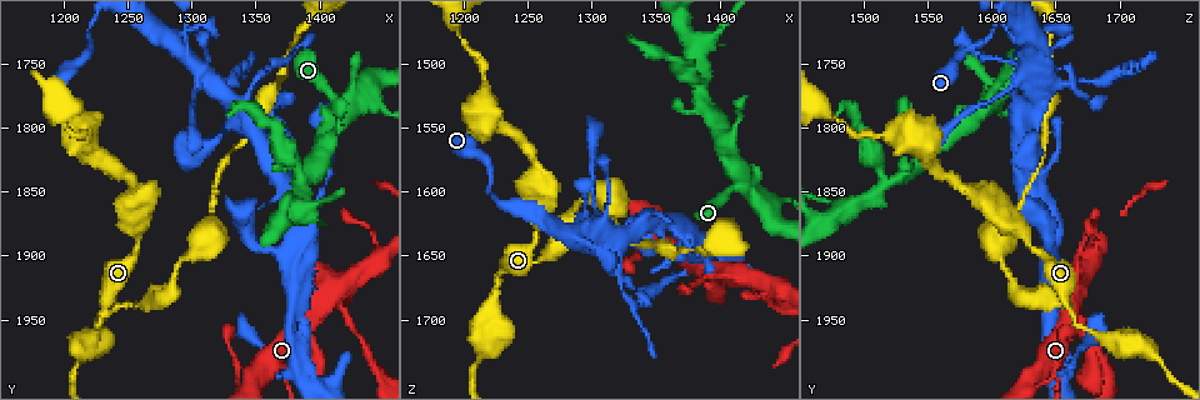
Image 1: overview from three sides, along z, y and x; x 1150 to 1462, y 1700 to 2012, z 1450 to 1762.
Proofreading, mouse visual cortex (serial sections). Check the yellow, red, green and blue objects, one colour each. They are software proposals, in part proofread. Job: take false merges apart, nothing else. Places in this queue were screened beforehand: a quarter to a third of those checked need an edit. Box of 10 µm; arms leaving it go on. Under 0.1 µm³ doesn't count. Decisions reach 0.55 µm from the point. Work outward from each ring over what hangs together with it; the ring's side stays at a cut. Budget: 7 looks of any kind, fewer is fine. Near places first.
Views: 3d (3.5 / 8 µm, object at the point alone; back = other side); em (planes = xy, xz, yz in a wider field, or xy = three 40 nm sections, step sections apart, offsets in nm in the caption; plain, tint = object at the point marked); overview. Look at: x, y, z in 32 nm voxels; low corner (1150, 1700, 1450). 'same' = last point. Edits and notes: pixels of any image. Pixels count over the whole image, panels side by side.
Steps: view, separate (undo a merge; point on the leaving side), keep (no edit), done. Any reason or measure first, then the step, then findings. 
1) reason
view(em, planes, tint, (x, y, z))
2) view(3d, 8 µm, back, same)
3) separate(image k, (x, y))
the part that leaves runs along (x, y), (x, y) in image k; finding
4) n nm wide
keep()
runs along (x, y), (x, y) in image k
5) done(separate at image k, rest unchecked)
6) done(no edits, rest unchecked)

calibre changes
view(3d, 3.5 µm, back, (1216, 1806, 1512))

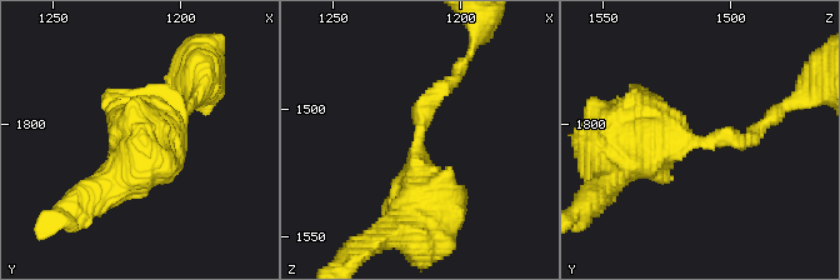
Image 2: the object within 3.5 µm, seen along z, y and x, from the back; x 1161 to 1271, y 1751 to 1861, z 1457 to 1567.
arms of 200, 700 nm
view(em, xy, step 5, tint, (1217, 1807, 1512))

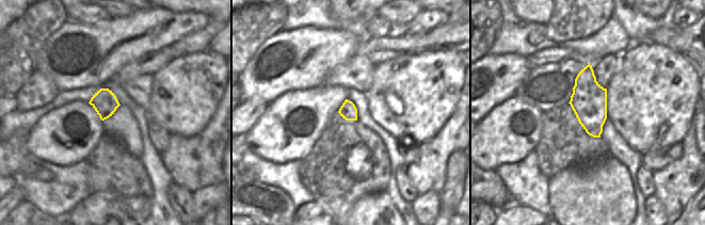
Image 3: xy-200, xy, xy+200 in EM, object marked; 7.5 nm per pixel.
keep()
runs along (418, 219), (421, 108), (456, 79) in image 2; all the same cell

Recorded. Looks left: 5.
view(3d, 3.5 µm, (1232, 1944, 1660))

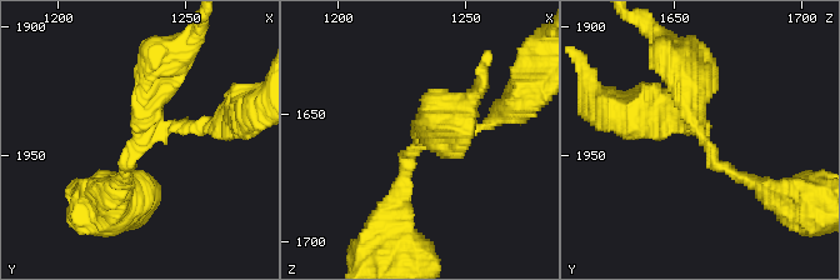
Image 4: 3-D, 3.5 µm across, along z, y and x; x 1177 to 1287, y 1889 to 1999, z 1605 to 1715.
view(em, xy, step 1, tint, (1232, 1943, 1662))

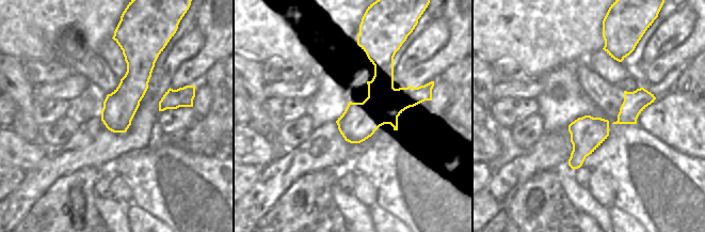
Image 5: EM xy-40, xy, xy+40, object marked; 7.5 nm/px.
view(em, planes, tint, same)

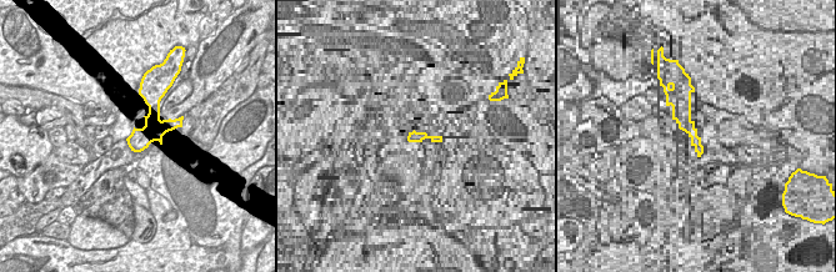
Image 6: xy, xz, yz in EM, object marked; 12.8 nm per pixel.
arms of 150, 150, 450 nm
keep()
one cell here

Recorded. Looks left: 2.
sharp bend
view(em, xy, step 5, tint, (1406, 1934, 1664))

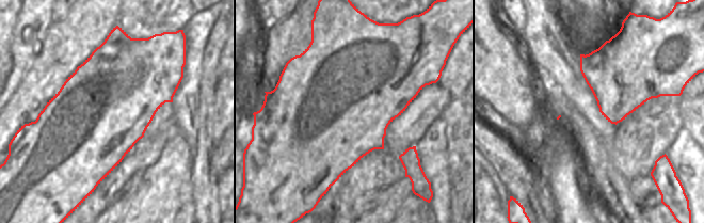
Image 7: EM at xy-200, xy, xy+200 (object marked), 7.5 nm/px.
view(3d, 3.5 µm, same)

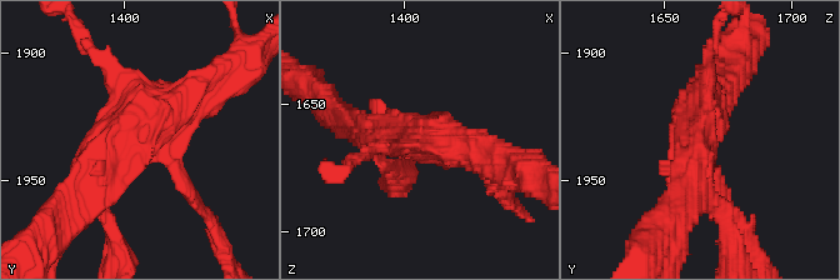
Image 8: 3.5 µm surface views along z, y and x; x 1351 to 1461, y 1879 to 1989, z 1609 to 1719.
keep()
runs along (85, 199), (131, 141), (208, 88) in image 8; all the same cell

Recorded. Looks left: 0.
done(no edits, rest unchecked)

